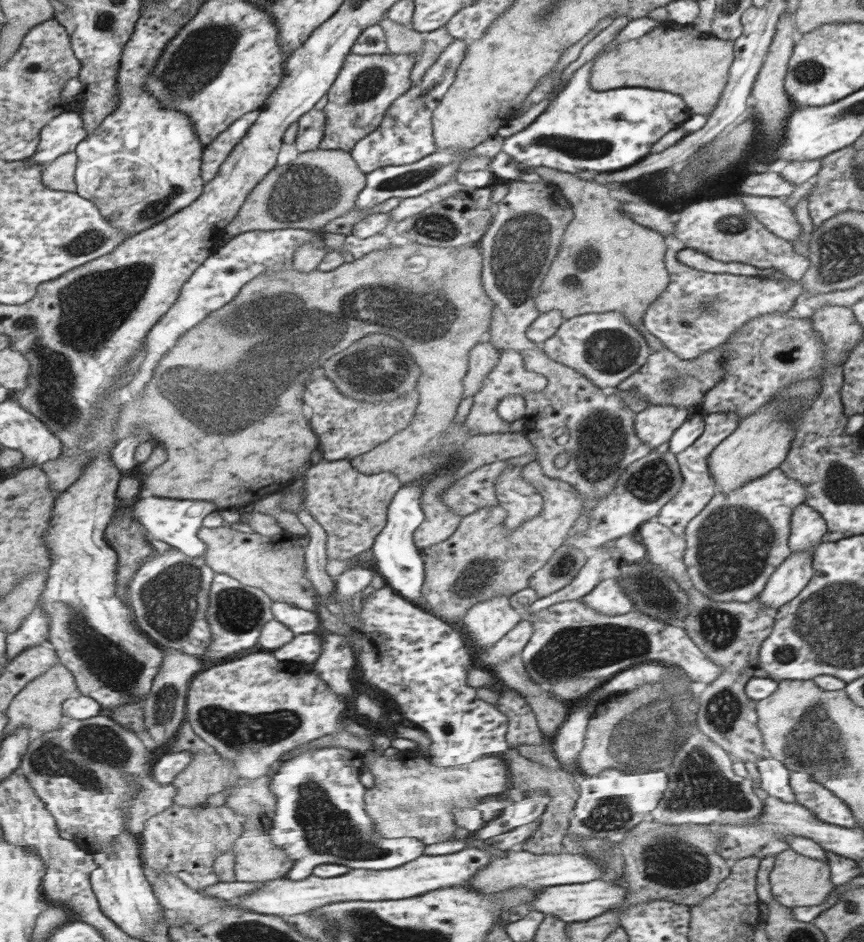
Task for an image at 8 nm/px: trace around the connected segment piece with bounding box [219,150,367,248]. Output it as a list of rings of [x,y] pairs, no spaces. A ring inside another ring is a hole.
[[[329,150],[303,152],[295,164],[275,166],[271,172],[267,172],[267,176],[255,186],[255,192],[251,192],[247,196],[245,204],[241,206],[241,210],[237,212],[233,222],[225,228],[225,234],[223,234],[219,248],[243,232],[265,232],[265,230],[271,232],[271,230],[287,230],[287,228],[319,230],[319,228],[327,226],[329,222],[333,222],[335,218],[341,218],[345,214],[353,212],[357,198],[361,196],[365,186],[367,186],[367,174],[359,168],[359,164],[351,152],[343,152],[343,150],[337,150],[337,152],[329,152]]]

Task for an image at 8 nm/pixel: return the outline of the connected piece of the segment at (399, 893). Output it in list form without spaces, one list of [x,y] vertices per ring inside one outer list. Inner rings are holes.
[[[473,844],[473,846],[467,846],[455,854],[441,854],[441,856],[419,856],[399,868],[391,868],[391,870],[349,870],[347,874],[343,876],[337,876],[337,878],[319,878],[319,876],[309,876],[307,880],[301,880],[301,882],[295,882],[295,880],[289,880],[289,878],[281,878],[281,880],[273,880],[269,882],[263,890],[257,890],[241,900],[235,900],[239,902],[239,906],[243,906],[245,910],[249,912],[257,912],[257,914],[267,914],[267,916],[289,916],[289,918],[295,918],[295,916],[301,916],[301,914],[309,914],[309,912],[315,912],[317,908],[323,908],[323,906],[329,906],[329,904],[341,904],[341,902],[379,902],[379,900],[409,900],[409,898],[415,898],[415,896],[423,896],[427,892],[435,892],[435,890],[441,890],[441,888],[467,888],[471,884],[471,880],[475,880],[475,876],[479,876],[479,870],[487,868],[487,864],[491,864],[493,860],[493,852],[479,846],[479,844]]]

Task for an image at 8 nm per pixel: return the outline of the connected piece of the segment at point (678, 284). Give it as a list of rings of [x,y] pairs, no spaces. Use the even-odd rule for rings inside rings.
[[[675,244],[675,248],[667,252],[665,266],[671,282],[665,292],[647,308],[643,326],[649,334],[663,342],[663,348],[669,348],[681,360],[697,360],[705,352],[719,348],[733,332],[761,314],[789,312],[797,296],[803,292],[803,286],[797,282],[785,284],[769,278],[699,272],[677,260],[679,248],[681,244]]]

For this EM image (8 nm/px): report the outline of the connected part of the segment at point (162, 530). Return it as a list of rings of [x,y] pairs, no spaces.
[[[151,496],[151,498],[141,498],[133,508],[131,508],[131,516],[143,524],[143,528],[157,540],[163,540],[163,542],[169,542],[173,544],[177,550],[183,550],[187,556],[191,558],[203,558],[207,554],[207,544],[199,540],[199,530],[203,528],[203,520],[211,514],[211,512],[217,512],[217,506],[213,502],[183,502],[183,500],[167,500],[167,498],[157,498],[157,496]]]

